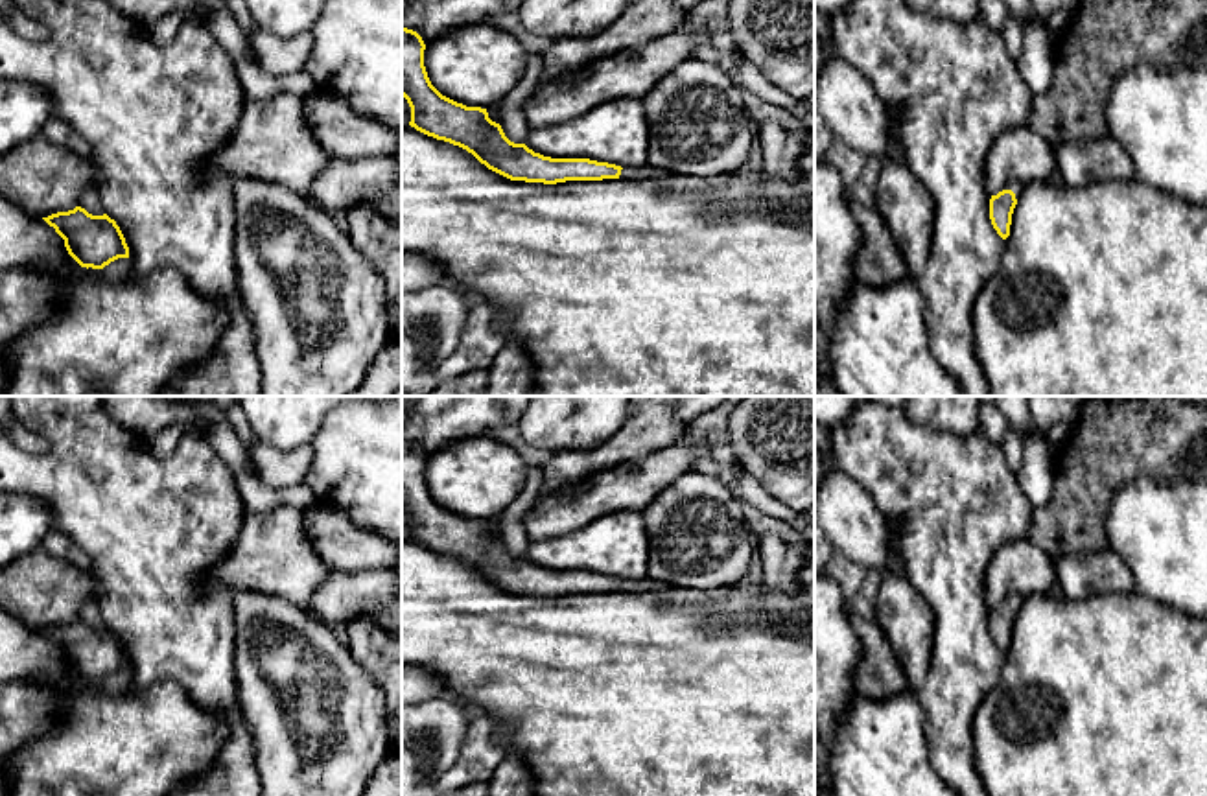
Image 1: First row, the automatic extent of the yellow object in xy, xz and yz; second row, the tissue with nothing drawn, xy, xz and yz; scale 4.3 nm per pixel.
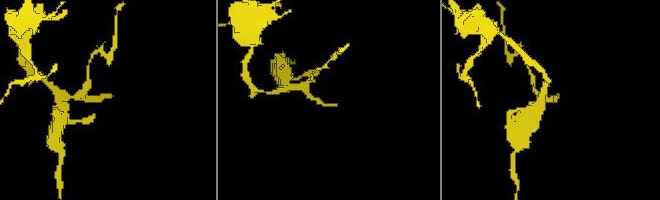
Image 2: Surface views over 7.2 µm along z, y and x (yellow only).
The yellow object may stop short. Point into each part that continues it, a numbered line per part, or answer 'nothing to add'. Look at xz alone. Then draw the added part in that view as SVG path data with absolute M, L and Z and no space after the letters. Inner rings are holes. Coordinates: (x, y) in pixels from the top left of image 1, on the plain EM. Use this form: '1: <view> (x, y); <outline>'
1: xz (645, 585); M645 577L641 580L623 580L619 591L627 591L627 593L643 593L643 591L669 591L673 590L667 584L662 584L650 577Z

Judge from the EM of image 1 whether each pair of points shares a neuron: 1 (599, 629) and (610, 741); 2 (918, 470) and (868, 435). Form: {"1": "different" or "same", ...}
{"1": "same", "2": "same"}

